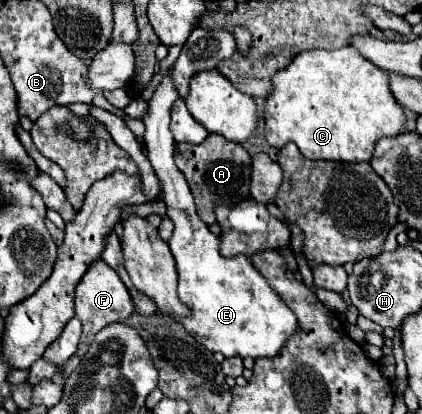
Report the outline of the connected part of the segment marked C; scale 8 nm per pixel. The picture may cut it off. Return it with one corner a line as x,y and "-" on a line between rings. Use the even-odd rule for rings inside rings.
346,46
340,50
306,50
300,52
288,68
280,70
272,78
274,92
266,98
266,140
270,146
282,148
286,142
294,142
308,160
332,160
332,162
368,162
374,152
374,144
382,136
398,136
404,132
406,116
404,108
392,98
388,72
366,60
356,48

